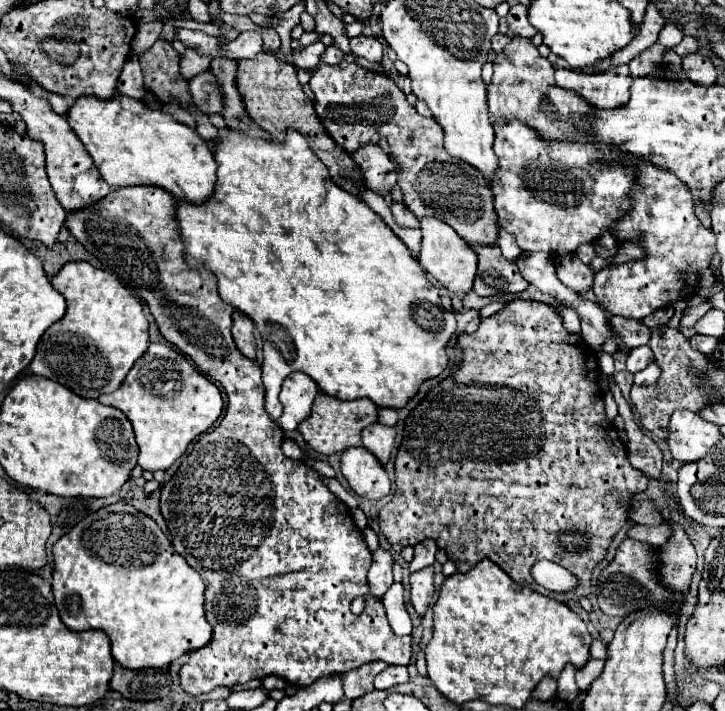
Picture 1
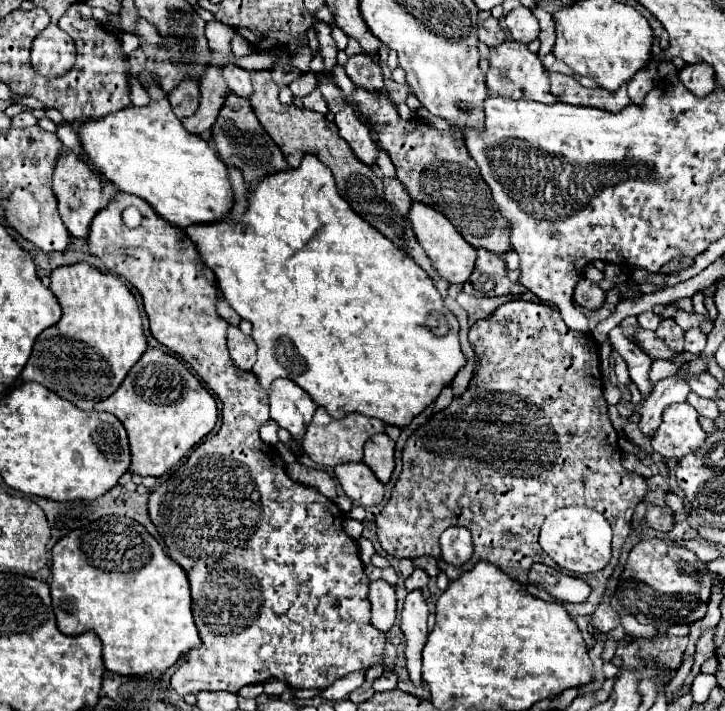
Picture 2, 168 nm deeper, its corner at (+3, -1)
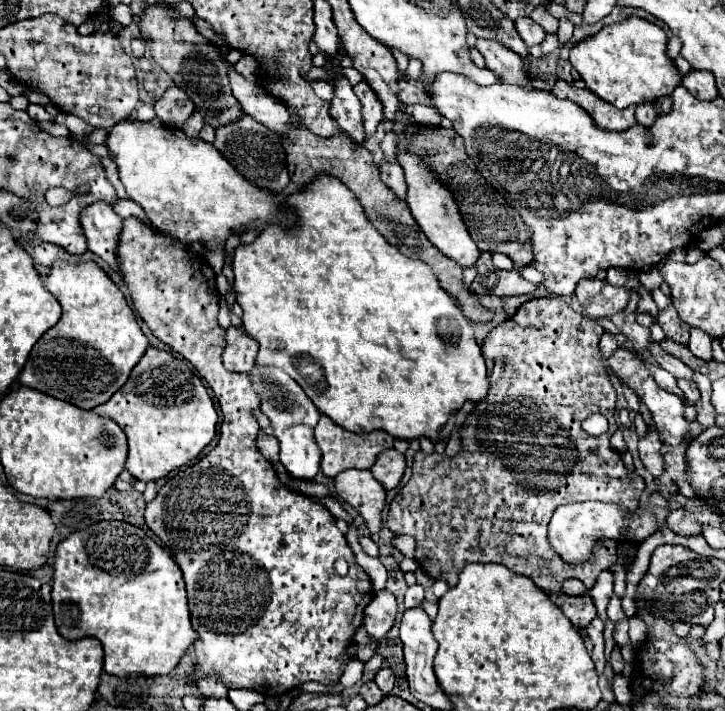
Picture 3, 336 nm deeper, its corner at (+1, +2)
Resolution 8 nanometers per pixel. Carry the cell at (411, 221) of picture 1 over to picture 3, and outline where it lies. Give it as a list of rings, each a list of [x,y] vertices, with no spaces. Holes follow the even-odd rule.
[[[382,158],[380,162],[380,176],[382,176],[382,182],[392,188],[392,192],[398,196],[398,198],[406,198],[406,180],[404,180],[404,170],[402,166],[398,164],[398,160],[386,160]]]

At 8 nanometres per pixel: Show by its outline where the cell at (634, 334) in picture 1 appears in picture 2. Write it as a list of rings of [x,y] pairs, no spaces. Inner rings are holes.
[[[636,329],[634,333],[638,345],[642,347],[642,351],[650,357],[650,359],[672,359],[676,355],[676,351],[672,351],[664,341],[660,341],[654,331],[648,329]]]

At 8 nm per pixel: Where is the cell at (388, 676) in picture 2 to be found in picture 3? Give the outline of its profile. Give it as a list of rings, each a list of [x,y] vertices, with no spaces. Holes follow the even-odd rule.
[[[380,668],[378,672],[376,672],[376,678],[374,678],[374,682],[378,684],[378,688],[384,692],[384,694],[388,694],[392,688],[394,688],[394,670],[392,668]]]

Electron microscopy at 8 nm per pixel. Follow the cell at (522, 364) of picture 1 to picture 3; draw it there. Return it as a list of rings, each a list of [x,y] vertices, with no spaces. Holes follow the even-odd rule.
[[[562,296],[528,300],[510,320],[492,328],[482,346],[490,370],[492,400],[476,404],[468,414],[460,430],[462,452],[456,458],[446,458],[444,454],[416,454],[412,478],[392,500],[386,520],[386,526],[394,534],[408,534],[416,540],[416,562],[432,580],[444,580],[452,588],[458,584],[458,576],[466,564],[498,562],[532,578],[538,588],[548,592],[576,628],[586,628],[596,618],[596,606],[590,594],[584,594],[584,598],[570,598],[560,594],[560,586],[568,578],[578,578],[592,590],[598,574],[616,564],[618,544],[606,540],[602,550],[594,552],[596,558],[572,566],[552,550],[548,542],[548,522],[558,506],[584,500],[616,502],[634,510],[644,492],[644,480],[638,474],[630,474],[622,456],[610,448],[610,436],[618,430],[614,422],[616,392],[598,350],[602,334],[604,328],[596,320],[574,312]],[[594,412],[604,414],[610,422],[610,430],[600,438],[582,430],[582,420]]]

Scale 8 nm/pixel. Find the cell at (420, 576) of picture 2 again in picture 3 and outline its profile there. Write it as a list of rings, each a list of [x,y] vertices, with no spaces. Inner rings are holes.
[[[420,584],[410,586],[408,592],[406,592],[404,606],[406,606],[406,608],[414,608],[414,606],[422,606],[422,602],[424,602],[424,588],[422,588]]]

